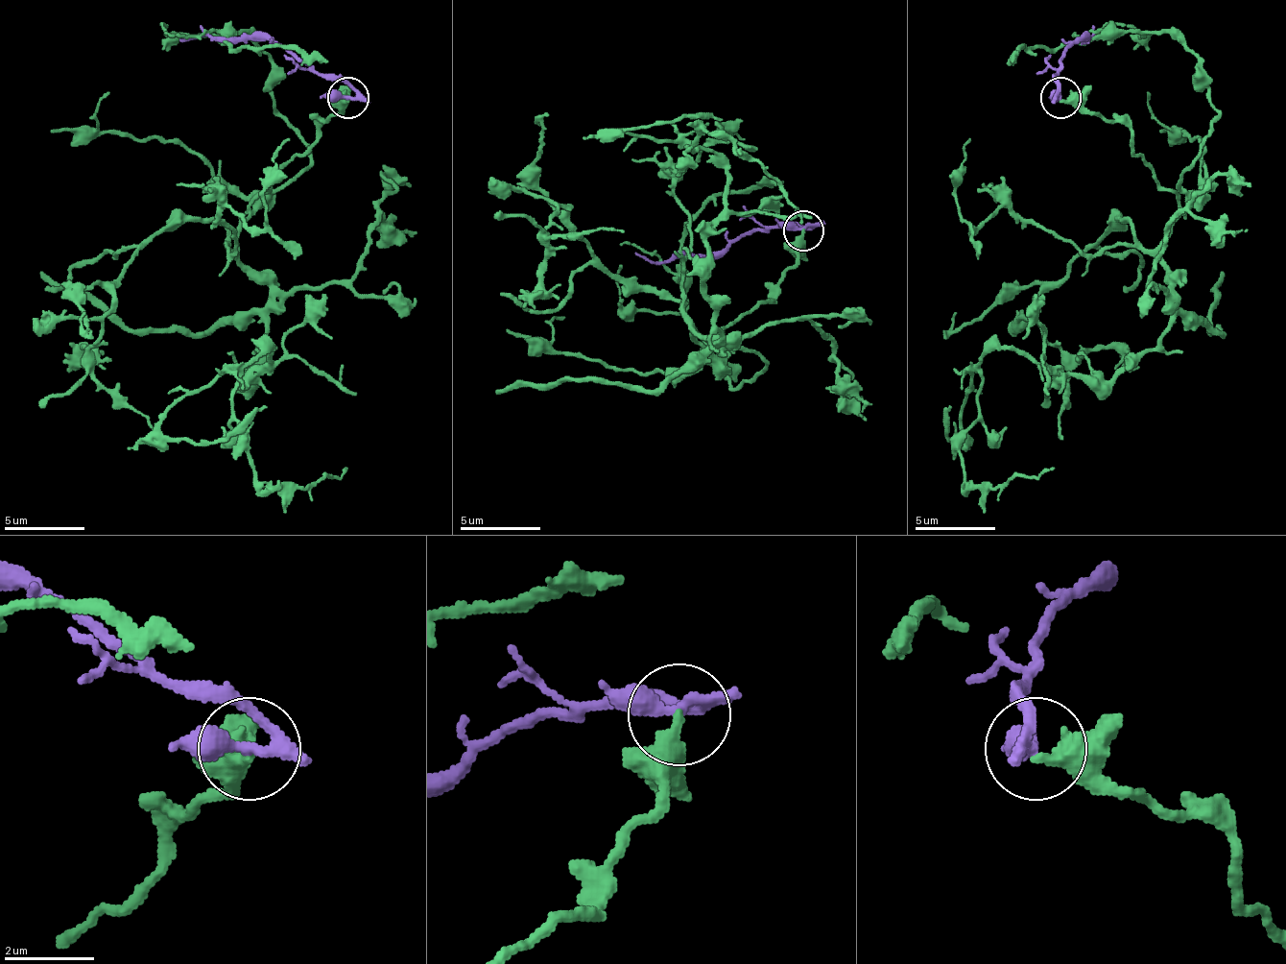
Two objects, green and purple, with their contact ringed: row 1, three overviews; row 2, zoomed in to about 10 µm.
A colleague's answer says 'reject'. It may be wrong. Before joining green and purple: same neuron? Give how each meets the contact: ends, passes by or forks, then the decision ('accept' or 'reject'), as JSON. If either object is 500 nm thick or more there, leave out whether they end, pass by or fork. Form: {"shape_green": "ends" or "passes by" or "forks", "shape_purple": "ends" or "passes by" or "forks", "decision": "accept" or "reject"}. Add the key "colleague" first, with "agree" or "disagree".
{"colleague": "agree", "shape_green": "ends", "shape_purple": "forks", "decision": "reject"}

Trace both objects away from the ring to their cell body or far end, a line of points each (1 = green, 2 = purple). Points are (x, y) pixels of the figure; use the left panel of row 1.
1: (346, 101), (238, 234), (238, 258), (270, 287), (250, 379), (270, 348), (233, 392), (262, 481), (346, 469)
2: (346, 97), (355, 92), (346, 84), (306, 68), (266, 40), (218, 40), (209, 36), (181, 40)

